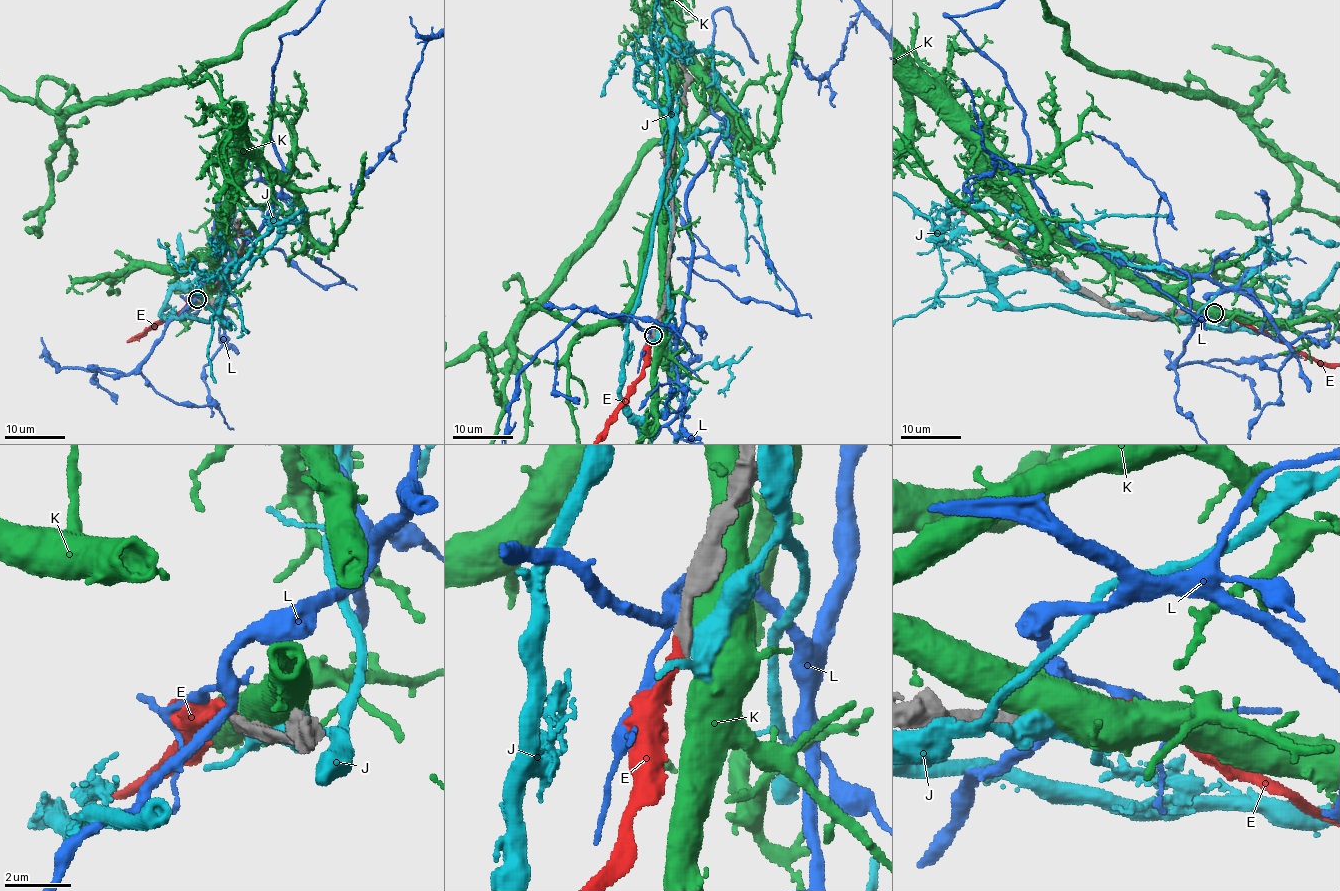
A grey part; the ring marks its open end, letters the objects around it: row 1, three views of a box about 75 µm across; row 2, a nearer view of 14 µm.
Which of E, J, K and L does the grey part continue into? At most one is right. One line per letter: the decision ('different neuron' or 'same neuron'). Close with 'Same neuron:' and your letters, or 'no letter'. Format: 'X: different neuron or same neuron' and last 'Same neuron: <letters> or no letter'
E: same neuron
J: different neuron
K: different neuron
L: different neuron
Same neuron: E

